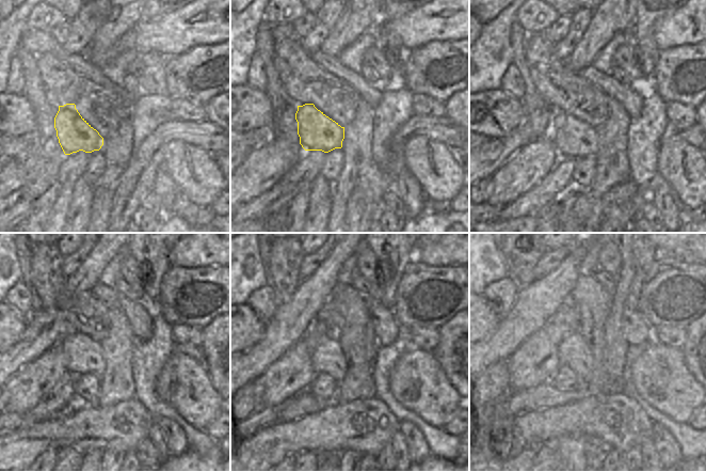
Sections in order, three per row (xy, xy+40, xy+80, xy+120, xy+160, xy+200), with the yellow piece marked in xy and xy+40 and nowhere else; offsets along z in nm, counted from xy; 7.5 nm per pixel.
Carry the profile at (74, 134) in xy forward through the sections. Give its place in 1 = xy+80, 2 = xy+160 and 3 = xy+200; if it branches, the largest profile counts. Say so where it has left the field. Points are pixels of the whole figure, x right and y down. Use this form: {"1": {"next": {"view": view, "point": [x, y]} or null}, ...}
{"1": {"next": {"view": "xy+80", "point": [566, 131]}}, "2": {"next": {"view": "xy+160", "point": [327, 356]}}, "3": {"next": {"view": "xy+200", "point": [570, 351]}}}

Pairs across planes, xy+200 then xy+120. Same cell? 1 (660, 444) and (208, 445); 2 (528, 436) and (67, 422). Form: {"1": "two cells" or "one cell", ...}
{"1": "two cells", "2": "two cells"}

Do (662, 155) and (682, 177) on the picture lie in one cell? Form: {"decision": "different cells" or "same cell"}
{"decision": "same cell"}

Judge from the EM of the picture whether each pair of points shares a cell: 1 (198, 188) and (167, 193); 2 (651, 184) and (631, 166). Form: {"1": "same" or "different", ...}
{"1": "different", "2": "different"}

